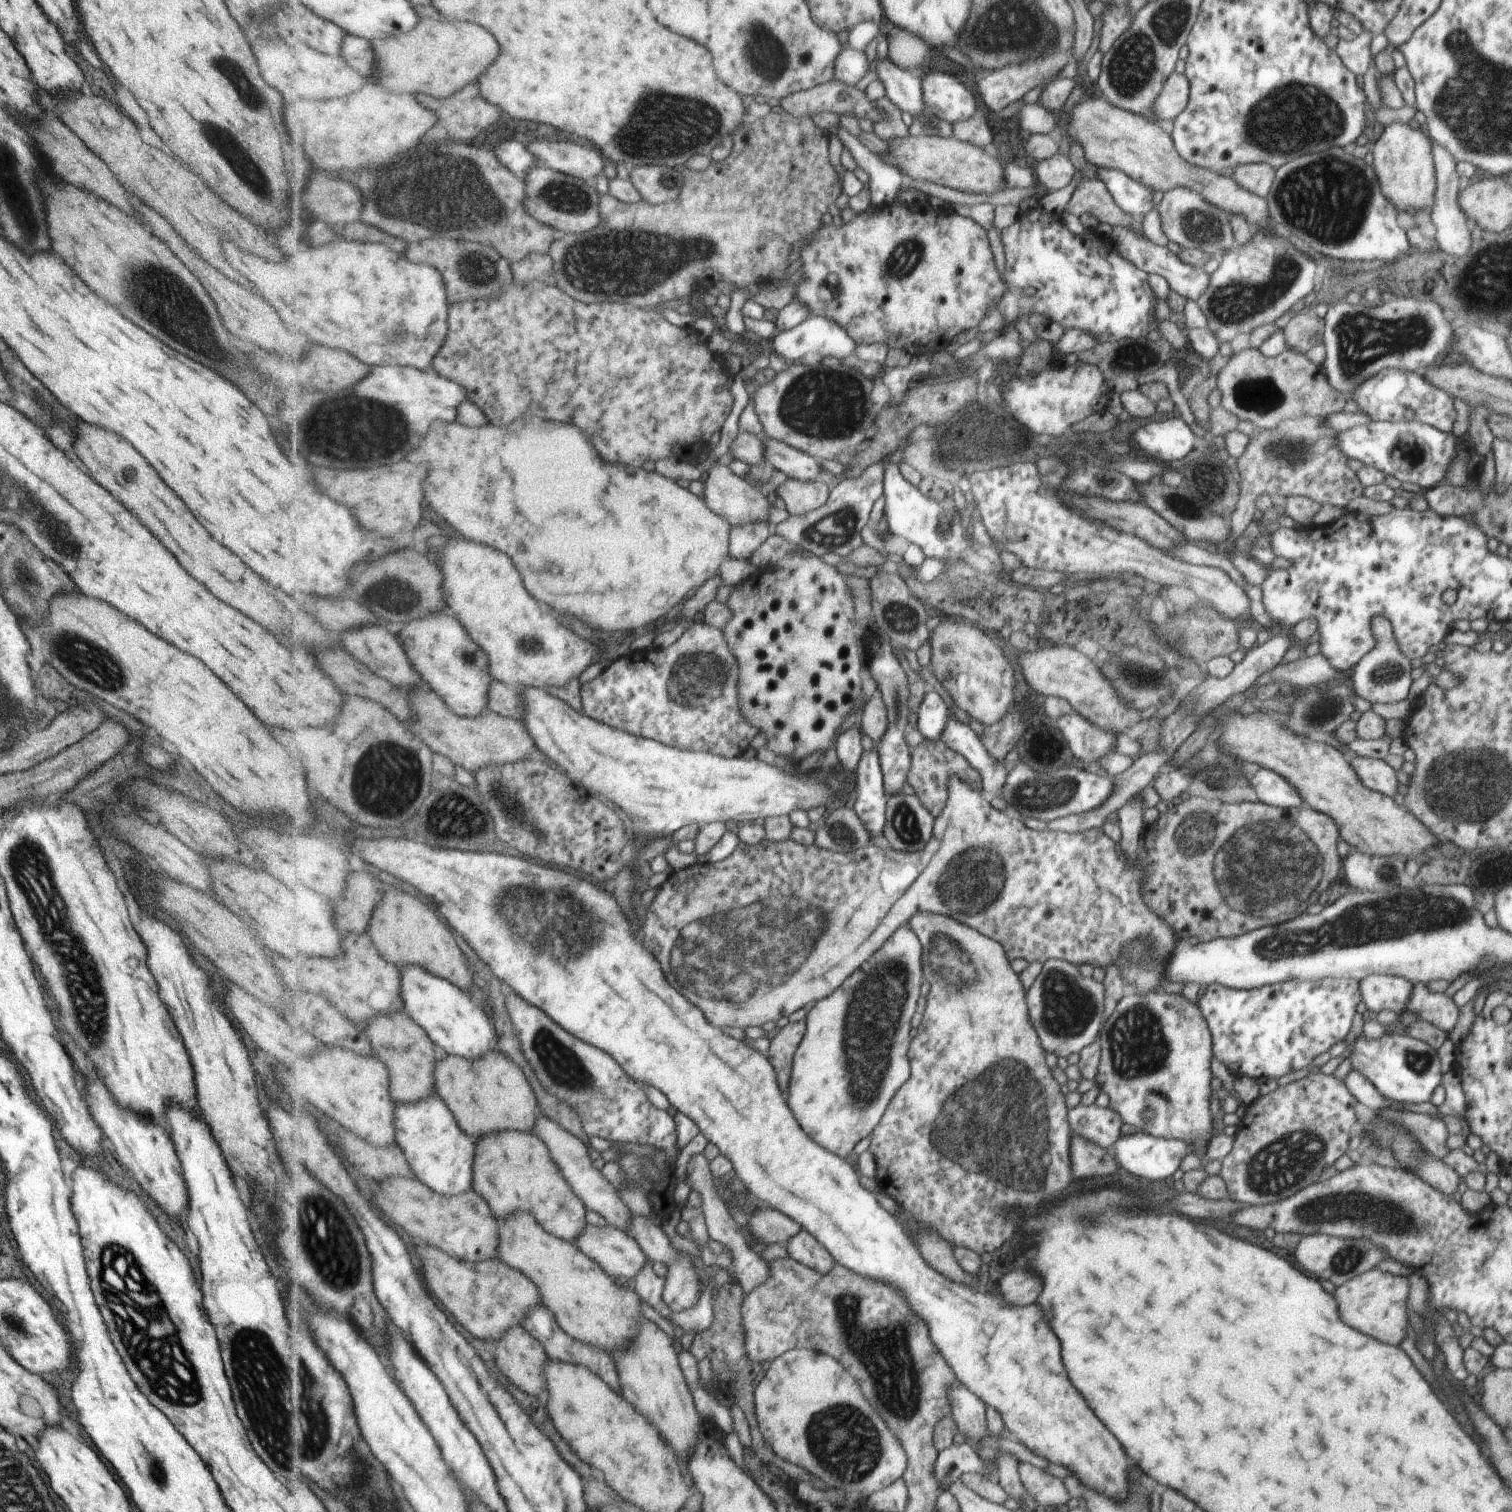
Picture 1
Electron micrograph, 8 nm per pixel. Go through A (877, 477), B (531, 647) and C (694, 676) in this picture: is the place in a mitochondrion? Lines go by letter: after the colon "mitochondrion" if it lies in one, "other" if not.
A: other
B: mitochondrion
C: mitochondrion

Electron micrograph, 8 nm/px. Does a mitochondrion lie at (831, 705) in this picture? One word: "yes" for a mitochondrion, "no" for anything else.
no

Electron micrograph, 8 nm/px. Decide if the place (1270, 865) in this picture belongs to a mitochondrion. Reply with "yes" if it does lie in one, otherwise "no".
yes

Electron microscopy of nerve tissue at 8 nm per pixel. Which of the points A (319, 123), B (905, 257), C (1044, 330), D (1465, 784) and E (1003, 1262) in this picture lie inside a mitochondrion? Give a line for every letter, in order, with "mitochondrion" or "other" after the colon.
A: other
B: mitochondrion
C: other
D: mitochondrion
E: other

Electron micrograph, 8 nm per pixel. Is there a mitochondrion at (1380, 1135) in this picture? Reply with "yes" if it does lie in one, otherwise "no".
yes

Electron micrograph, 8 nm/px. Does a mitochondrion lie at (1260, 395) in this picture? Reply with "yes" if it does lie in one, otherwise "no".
yes

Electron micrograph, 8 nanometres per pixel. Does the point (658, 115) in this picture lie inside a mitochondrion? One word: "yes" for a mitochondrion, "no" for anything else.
yes

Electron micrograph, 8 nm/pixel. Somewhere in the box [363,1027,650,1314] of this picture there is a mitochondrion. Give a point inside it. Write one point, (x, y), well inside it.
(560, 1063)

